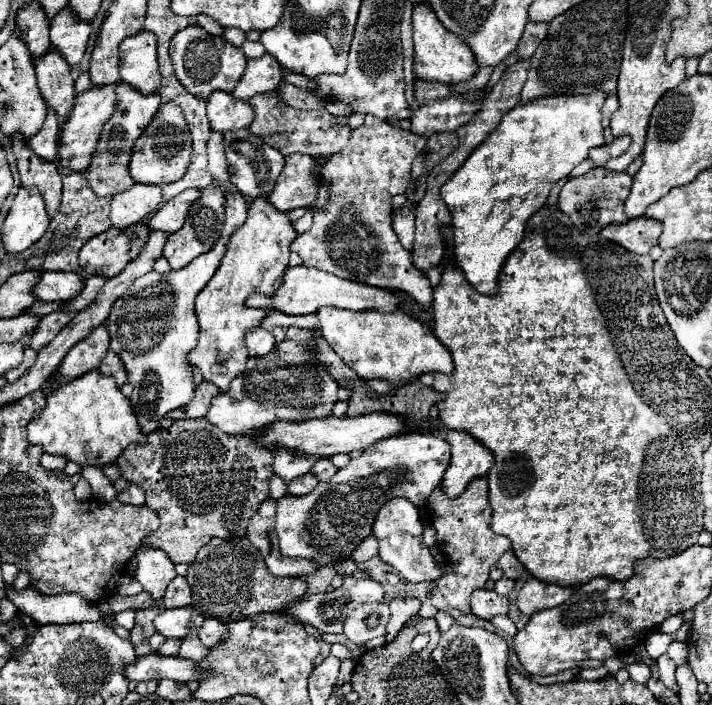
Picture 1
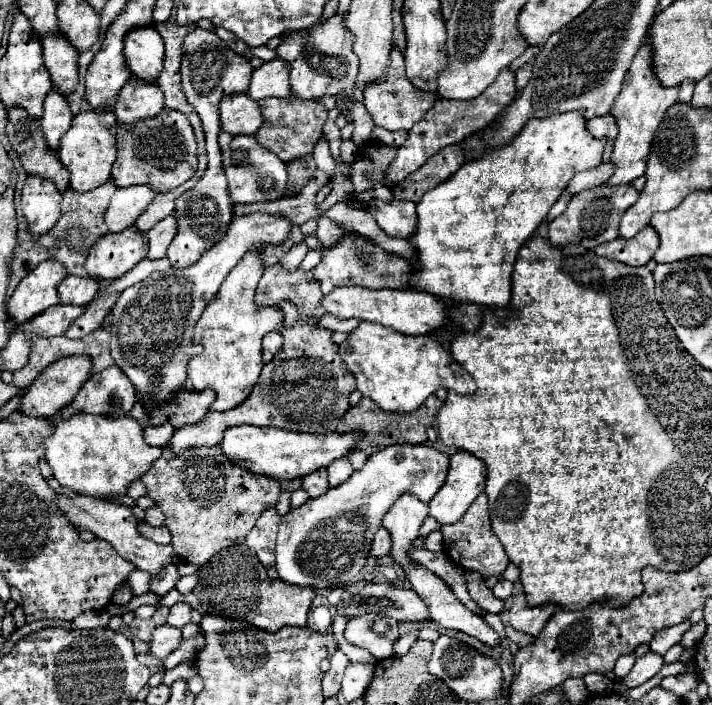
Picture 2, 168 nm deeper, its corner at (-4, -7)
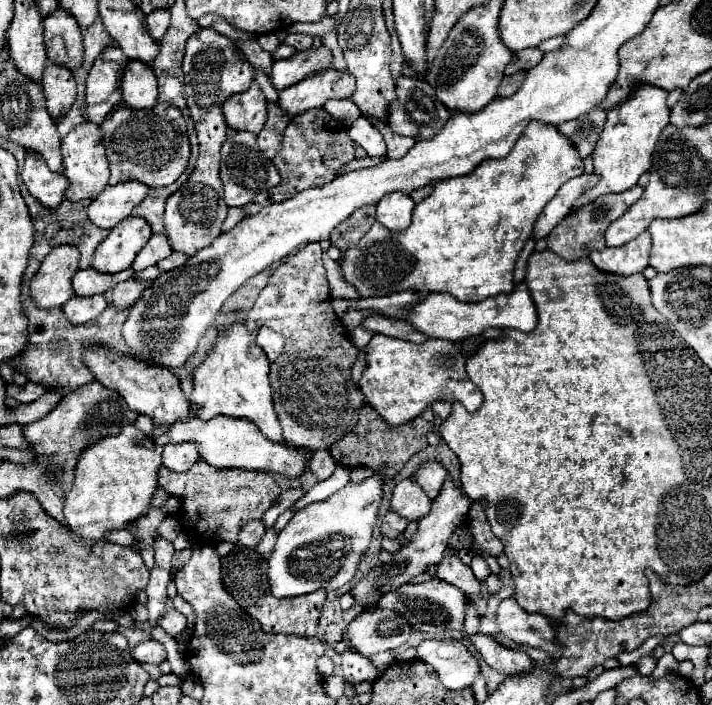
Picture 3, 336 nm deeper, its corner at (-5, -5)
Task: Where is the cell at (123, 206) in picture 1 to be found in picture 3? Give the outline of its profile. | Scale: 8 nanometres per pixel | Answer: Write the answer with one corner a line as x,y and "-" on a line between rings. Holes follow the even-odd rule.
122,182
118,186
108,184
88,206
88,218
96,226
110,230
128,218
146,194
148,186
142,186
142,182

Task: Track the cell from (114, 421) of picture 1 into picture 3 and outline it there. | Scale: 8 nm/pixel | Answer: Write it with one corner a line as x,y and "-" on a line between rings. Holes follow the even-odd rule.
128,424
120,434
100,438
80,452
74,470
74,484
64,504
66,526
78,538
102,540
106,530
120,530
148,510
150,498
158,486
156,472
162,466
162,450
148,450
142,444
146,438
148,436
134,424

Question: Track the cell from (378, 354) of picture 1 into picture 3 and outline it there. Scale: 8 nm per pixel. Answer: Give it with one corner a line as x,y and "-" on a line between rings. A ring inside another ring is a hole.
374,334
364,346
364,356
366,368
360,378
360,390
366,396
366,402
374,406
388,424
410,422
434,400
458,400
468,412
476,412
484,402
482,390
466,374
466,358
448,340
426,340
422,344
414,344

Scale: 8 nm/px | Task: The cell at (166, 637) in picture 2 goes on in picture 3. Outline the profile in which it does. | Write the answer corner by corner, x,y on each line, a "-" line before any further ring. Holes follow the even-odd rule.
146,640
140,642
134,650
132,650
134,660
138,662
148,662
148,664
160,664
166,660
166,650
158,640

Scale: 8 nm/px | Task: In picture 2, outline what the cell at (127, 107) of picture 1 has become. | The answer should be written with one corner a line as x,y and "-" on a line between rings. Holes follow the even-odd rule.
129,78
127,84
121,88
115,116
119,124
131,126
143,118
157,116
163,110
163,92
157,84
143,84
137,78

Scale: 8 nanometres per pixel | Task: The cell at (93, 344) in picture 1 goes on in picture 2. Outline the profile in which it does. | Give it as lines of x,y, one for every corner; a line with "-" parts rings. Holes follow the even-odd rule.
67,356
67,358
53,362
25,390
17,411
27,414
27,416
52,417
73,400
73,396
79,392
79,388
87,382
89,374
91,374
89,356

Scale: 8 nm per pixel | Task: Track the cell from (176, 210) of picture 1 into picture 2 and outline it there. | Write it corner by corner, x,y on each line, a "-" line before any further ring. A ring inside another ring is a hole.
169,214
165,220
161,220
159,224
155,224
155,226
147,232
147,238
149,238
147,258
149,258
149,260
165,258
167,246
171,244
173,234
177,232
177,220
173,220
173,218
175,218
175,216

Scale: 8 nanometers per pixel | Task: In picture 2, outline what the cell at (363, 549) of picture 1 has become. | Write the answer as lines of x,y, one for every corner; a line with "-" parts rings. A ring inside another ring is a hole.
381,526
377,532
375,532
375,540
371,544
371,556
375,558
381,558
381,556
387,556
391,552
391,536
389,532

